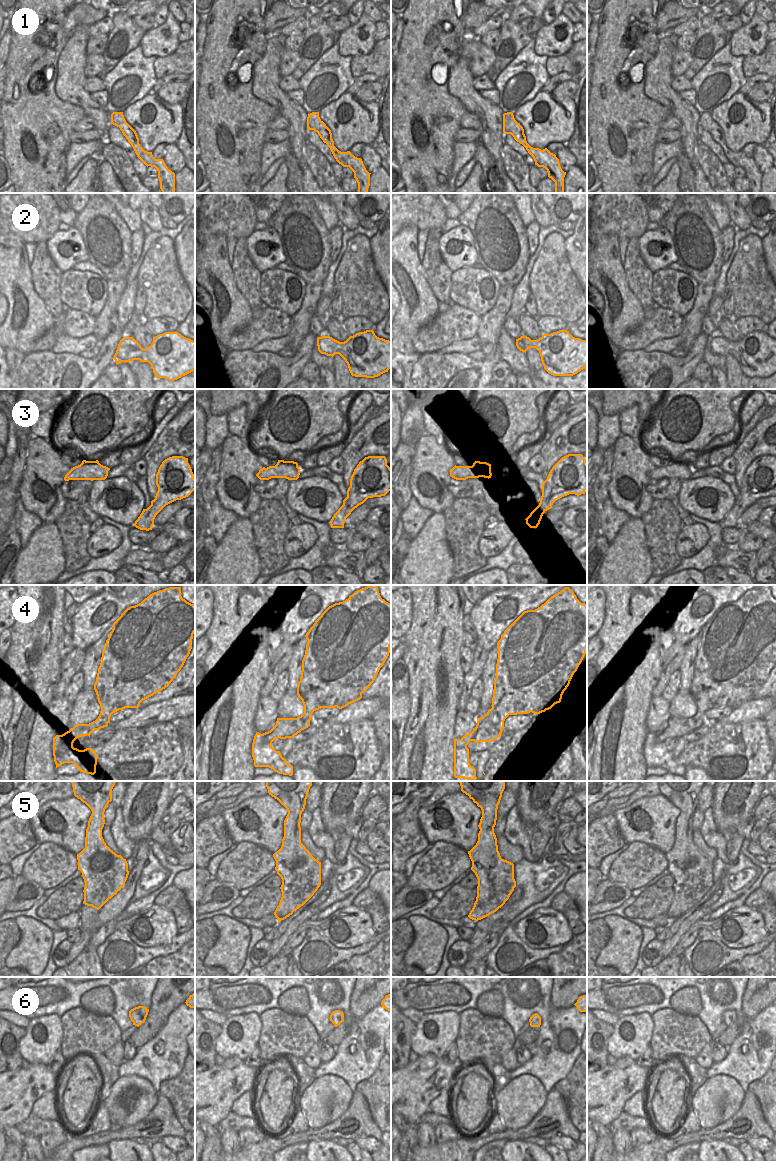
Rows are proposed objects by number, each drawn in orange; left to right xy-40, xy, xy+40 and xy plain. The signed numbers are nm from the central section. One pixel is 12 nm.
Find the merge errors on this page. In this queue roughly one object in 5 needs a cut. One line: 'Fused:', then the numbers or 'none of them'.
Fused: none of them

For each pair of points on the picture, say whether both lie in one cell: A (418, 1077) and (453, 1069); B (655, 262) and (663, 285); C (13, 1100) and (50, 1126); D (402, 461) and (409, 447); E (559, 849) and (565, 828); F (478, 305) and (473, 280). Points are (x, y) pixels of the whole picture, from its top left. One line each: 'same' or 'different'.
A: same
B: different
C: different
D: same
E: same
F: same

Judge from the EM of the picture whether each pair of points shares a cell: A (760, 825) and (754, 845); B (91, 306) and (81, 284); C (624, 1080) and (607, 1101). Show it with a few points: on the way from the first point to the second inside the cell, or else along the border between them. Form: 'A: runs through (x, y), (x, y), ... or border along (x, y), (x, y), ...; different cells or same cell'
A: runs through (758, 830), (754, 835), (754, 840); same cell
B: runs through (91, 301), (83, 289); same cell
C: runs through (619, 1085), (608, 1096); same cell

